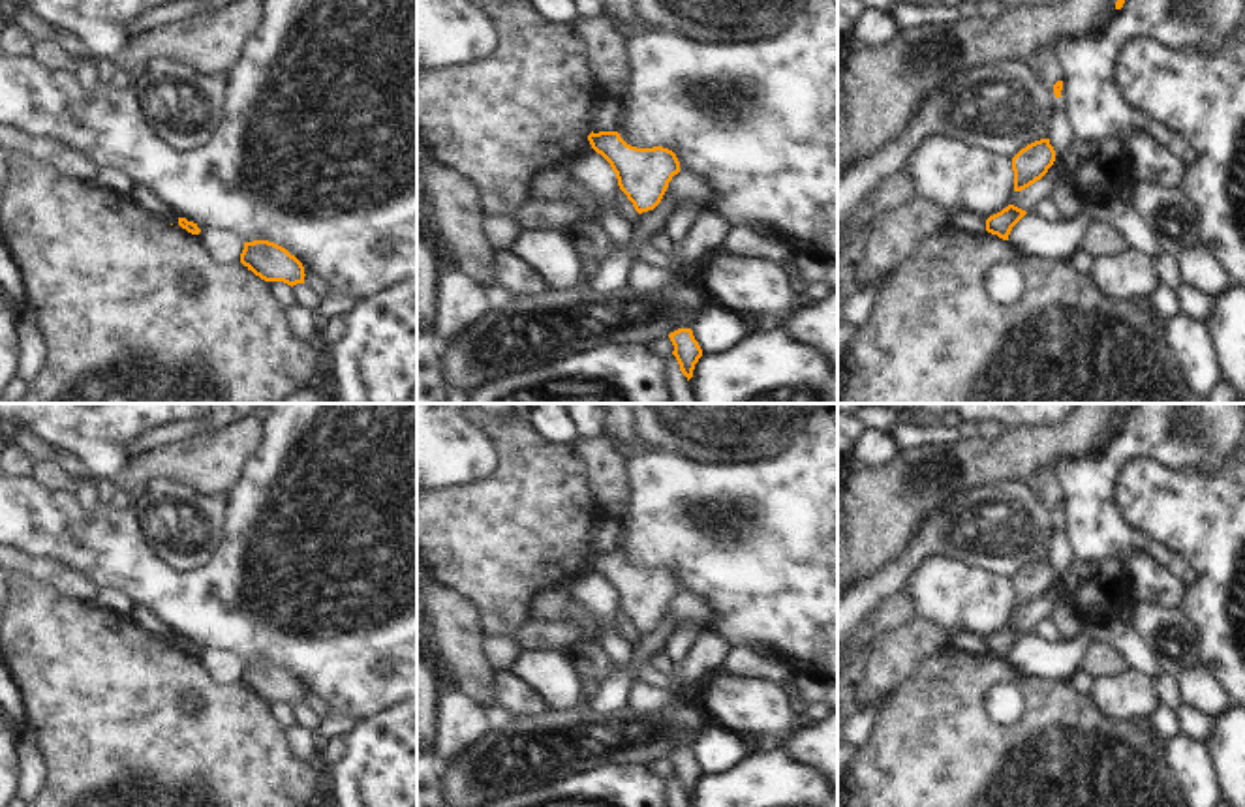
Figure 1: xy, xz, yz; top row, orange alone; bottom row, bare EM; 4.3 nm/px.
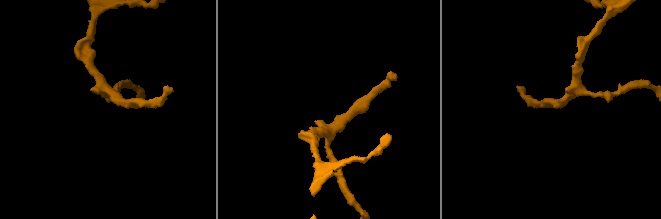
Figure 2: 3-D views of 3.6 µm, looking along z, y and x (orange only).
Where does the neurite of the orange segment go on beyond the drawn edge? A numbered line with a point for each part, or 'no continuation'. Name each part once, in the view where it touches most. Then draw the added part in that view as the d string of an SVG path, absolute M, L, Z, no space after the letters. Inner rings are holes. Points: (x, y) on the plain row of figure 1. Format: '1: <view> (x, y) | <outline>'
no continuation

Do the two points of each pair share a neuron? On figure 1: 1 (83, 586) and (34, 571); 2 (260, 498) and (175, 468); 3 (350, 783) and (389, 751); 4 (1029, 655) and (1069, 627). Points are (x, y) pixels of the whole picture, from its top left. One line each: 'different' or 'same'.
1: same
2: different
3: same
4: different

